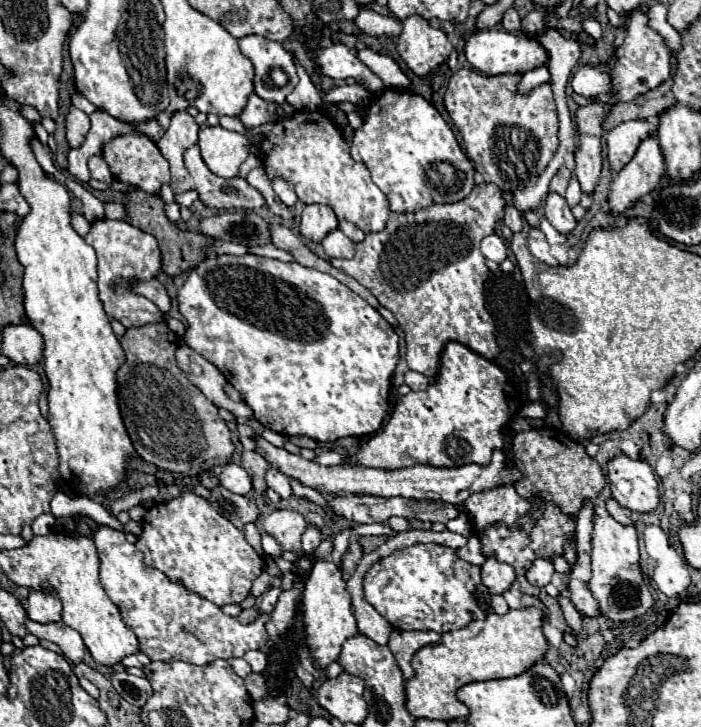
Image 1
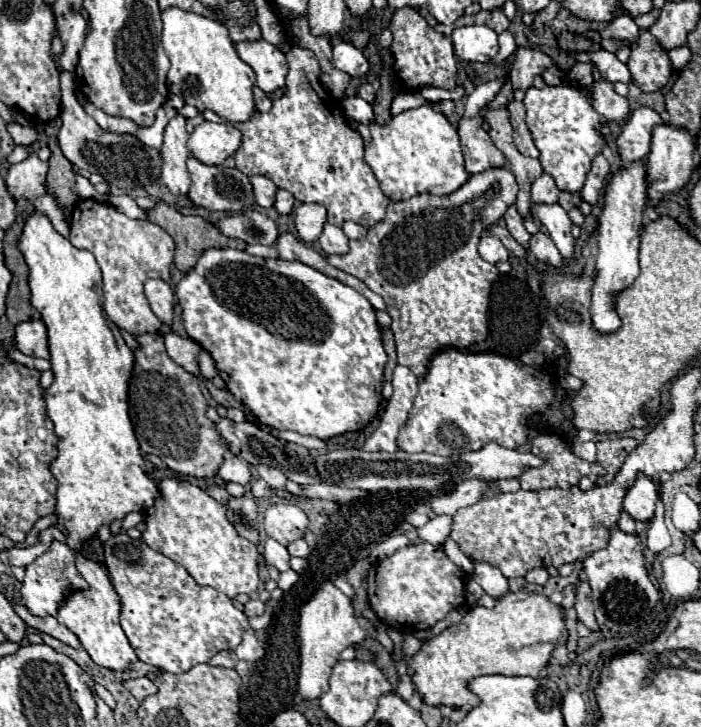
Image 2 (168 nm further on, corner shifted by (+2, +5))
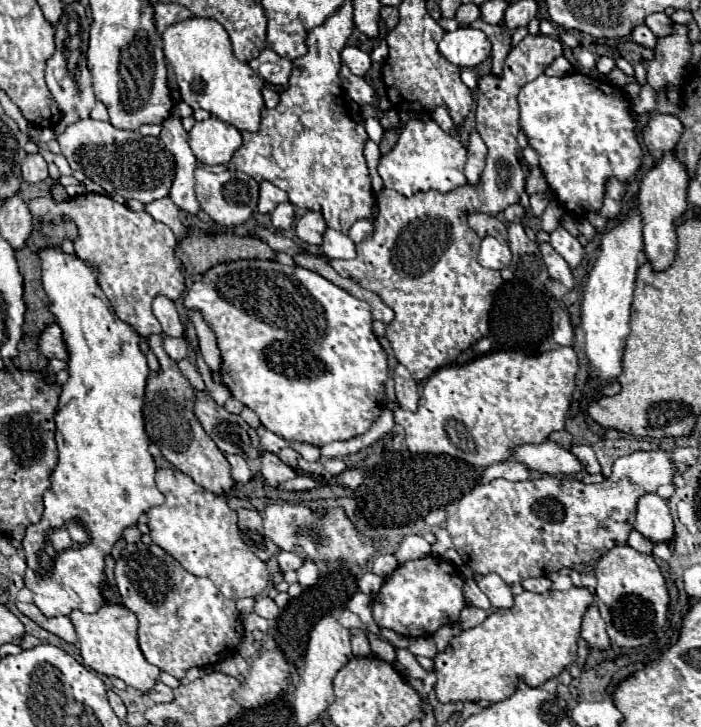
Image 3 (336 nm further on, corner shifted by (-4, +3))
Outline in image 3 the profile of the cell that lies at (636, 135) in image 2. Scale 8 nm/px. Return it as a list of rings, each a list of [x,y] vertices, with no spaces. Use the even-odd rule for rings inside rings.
[[[652,114],[652,118],[644,128],[644,144],[648,152],[656,160],[660,160],[664,154],[674,152],[682,132],[684,132],[684,126],[676,116]]]

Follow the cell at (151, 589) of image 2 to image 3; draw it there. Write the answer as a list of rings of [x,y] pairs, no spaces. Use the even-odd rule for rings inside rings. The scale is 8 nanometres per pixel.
[[[128,544],[122,552],[122,558],[116,562],[116,586],[122,596],[122,604],[132,610],[140,622],[138,626],[138,642],[146,656],[146,660],[158,666],[162,672],[172,674],[182,680],[186,672],[194,666],[214,666],[226,656],[236,654],[238,644],[242,640],[244,628],[240,612],[236,610],[234,600],[220,594],[220,590],[208,580],[190,574],[182,568],[182,564],[172,558],[166,550],[152,544]]]

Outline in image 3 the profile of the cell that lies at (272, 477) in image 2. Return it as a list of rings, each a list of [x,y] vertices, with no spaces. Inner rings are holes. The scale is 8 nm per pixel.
[[[264,452],[264,456],[262,456],[262,476],[268,480],[270,486],[278,486],[280,482],[294,478],[296,470],[286,466],[276,454]]]

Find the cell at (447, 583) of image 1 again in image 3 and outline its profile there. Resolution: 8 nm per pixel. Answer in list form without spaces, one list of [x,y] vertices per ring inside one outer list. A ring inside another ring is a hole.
[[[436,556],[410,560],[398,566],[376,594],[372,604],[374,622],[378,628],[394,630],[406,638],[432,636],[442,624],[458,622],[460,612],[466,606],[462,586],[464,578],[450,562]]]

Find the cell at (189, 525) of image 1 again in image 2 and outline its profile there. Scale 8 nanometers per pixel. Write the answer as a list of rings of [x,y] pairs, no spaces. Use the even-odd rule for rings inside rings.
[[[168,478],[160,482],[160,496],[146,512],[142,540],[156,552],[182,564],[200,586],[212,586],[228,598],[258,588],[258,548],[242,538],[226,518],[224,504],[210,498],[202,488],[186,480]]]

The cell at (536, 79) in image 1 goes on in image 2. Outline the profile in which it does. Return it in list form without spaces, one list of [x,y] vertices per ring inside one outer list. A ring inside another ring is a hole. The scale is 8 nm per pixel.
[[[496,78],[496,80],[490,80],[490,82],[478,84],[478,86],[470,92],[470,96],[468,96],[468,100],[466,100],[464,116],[476,116],[478,110],[480,110],[484,104],[492,102],[492,100],[498,96],[498,92],[502,90],[504,82],[506,82],[506,78]]]

